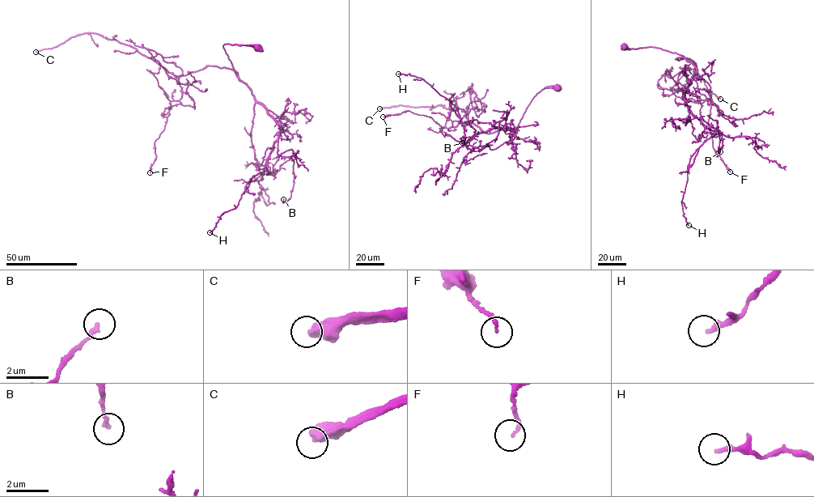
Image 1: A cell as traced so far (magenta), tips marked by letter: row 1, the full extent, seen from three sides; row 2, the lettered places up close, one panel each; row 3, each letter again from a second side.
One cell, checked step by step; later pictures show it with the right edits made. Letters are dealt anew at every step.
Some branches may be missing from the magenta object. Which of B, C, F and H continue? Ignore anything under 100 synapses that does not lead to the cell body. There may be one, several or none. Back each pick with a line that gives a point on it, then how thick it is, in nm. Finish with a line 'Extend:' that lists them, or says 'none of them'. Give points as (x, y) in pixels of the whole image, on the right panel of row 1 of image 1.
C: place (720, 99); calibre 550 nm
Extend: C

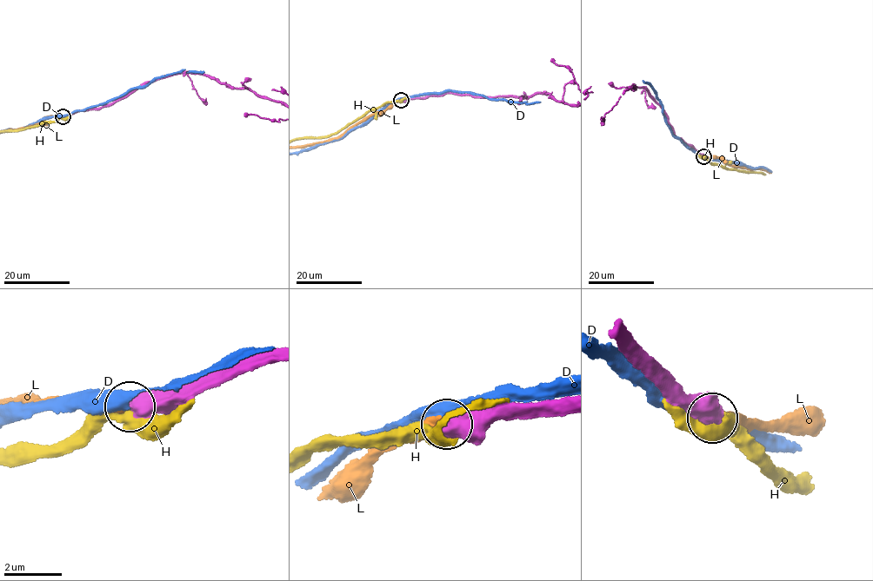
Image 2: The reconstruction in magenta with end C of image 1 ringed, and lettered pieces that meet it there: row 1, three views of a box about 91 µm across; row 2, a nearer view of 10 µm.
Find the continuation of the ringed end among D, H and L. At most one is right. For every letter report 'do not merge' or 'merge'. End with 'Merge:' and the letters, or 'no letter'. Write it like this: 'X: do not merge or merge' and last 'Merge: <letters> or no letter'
D: do not merge
H: do not merge
L: do not merge
Merge: no letter

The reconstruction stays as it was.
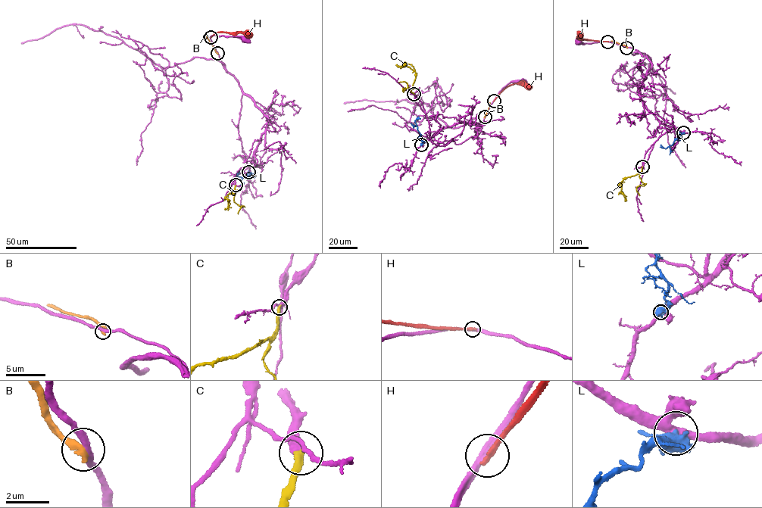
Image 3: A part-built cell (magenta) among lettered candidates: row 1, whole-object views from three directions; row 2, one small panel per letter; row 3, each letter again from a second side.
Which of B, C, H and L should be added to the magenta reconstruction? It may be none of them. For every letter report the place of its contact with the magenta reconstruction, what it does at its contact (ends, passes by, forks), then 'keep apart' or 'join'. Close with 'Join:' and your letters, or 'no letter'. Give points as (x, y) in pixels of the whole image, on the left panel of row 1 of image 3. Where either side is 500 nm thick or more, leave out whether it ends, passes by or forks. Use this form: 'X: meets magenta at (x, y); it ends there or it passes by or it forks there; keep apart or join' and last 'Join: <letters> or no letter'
B: meets magenta at (217, 53); it ends there; keep apart
C: meets magenta at (235, 185); it ends there; join
H: meets magenta at (210, 37); it ends there; keep apart
L: meets magenta at (248, 172); it forks there; keep apart
Join: C

